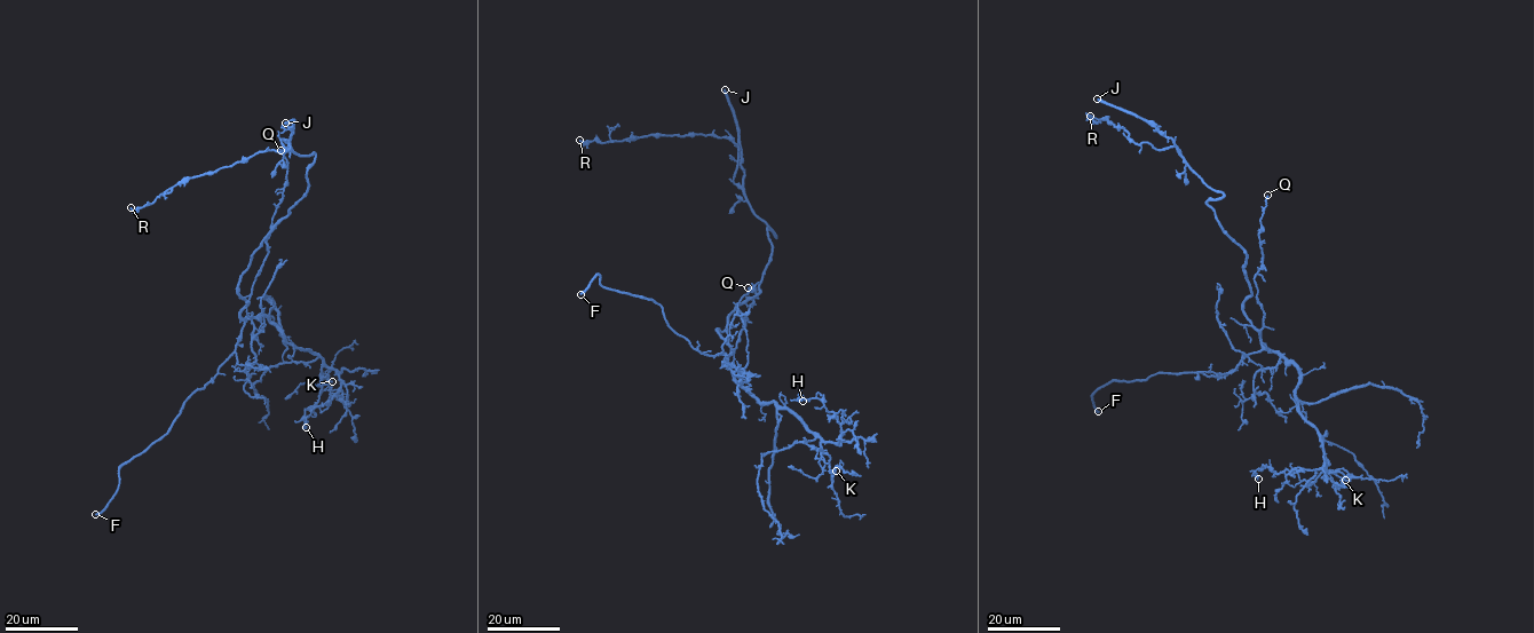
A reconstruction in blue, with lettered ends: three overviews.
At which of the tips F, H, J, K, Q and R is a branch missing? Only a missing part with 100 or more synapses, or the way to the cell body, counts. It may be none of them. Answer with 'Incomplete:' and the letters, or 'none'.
Incomplete: F, J

